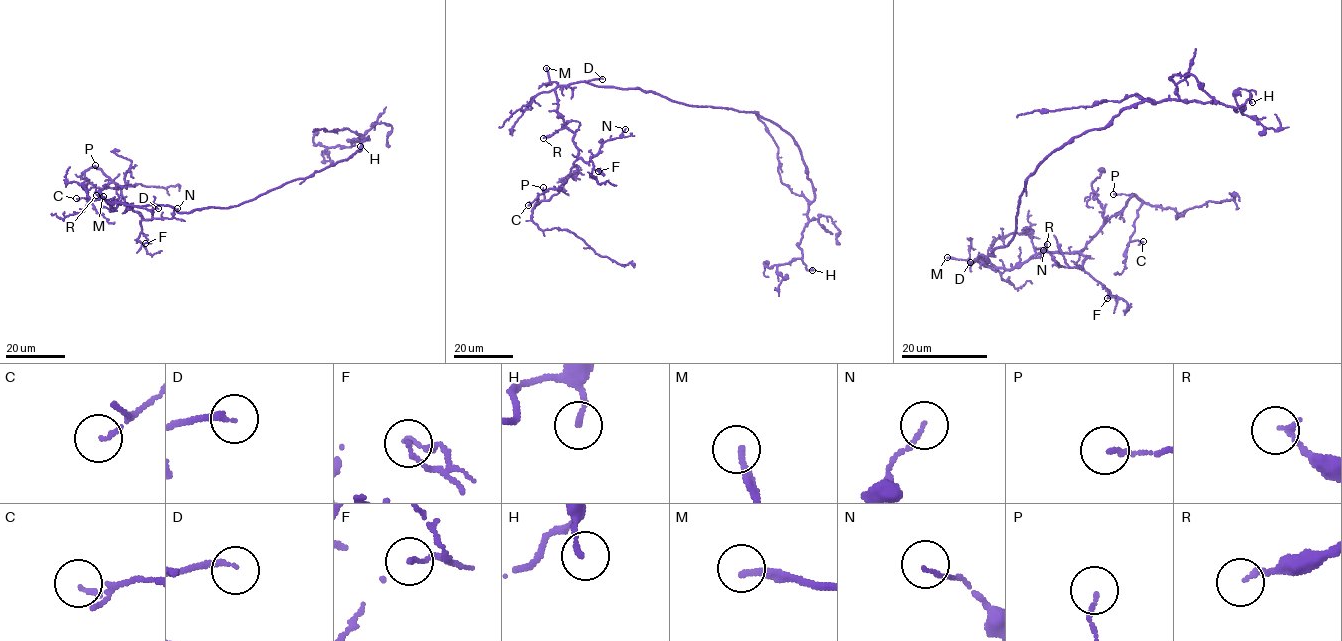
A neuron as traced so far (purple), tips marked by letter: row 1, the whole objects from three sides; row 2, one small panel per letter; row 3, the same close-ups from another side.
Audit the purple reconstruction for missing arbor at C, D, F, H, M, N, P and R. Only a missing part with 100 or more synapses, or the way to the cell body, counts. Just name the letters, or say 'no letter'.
M

